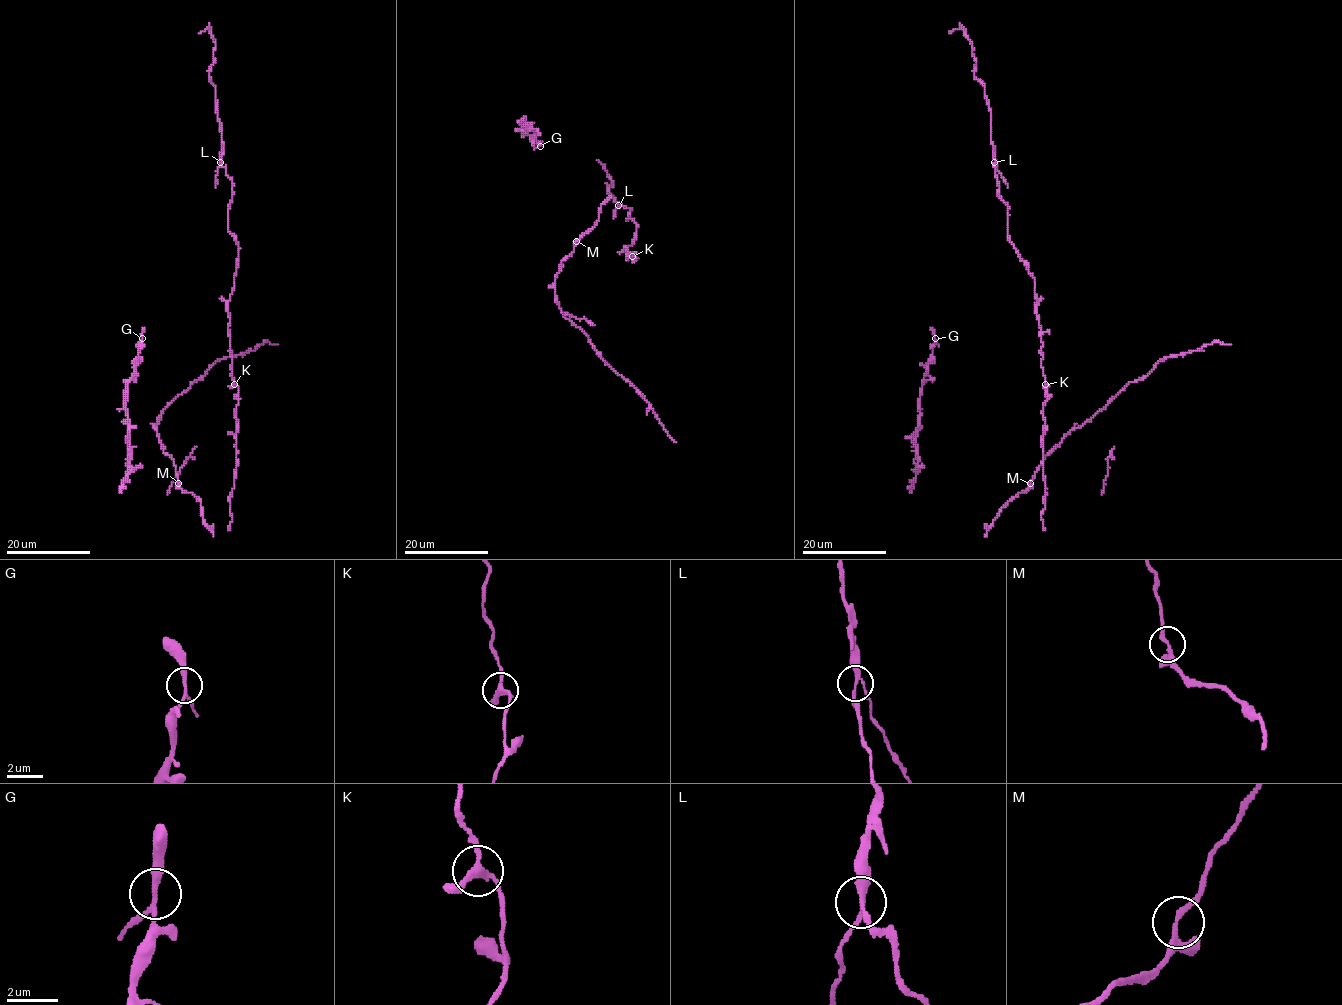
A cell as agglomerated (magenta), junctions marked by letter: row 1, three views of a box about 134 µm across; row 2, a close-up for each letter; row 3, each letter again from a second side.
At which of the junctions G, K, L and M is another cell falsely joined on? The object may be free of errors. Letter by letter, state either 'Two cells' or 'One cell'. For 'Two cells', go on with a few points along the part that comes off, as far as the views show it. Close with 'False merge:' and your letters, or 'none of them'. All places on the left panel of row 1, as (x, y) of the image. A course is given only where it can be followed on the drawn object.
G: One cell
K: One cell
L: Two cells. Course of the part to remove: (220, 162), (223, 142), (221, 122), (217, 115), (214, 85), (210, 81), (215, 41), (208, 27), (199, 34)
M: One cell
False merge: L

